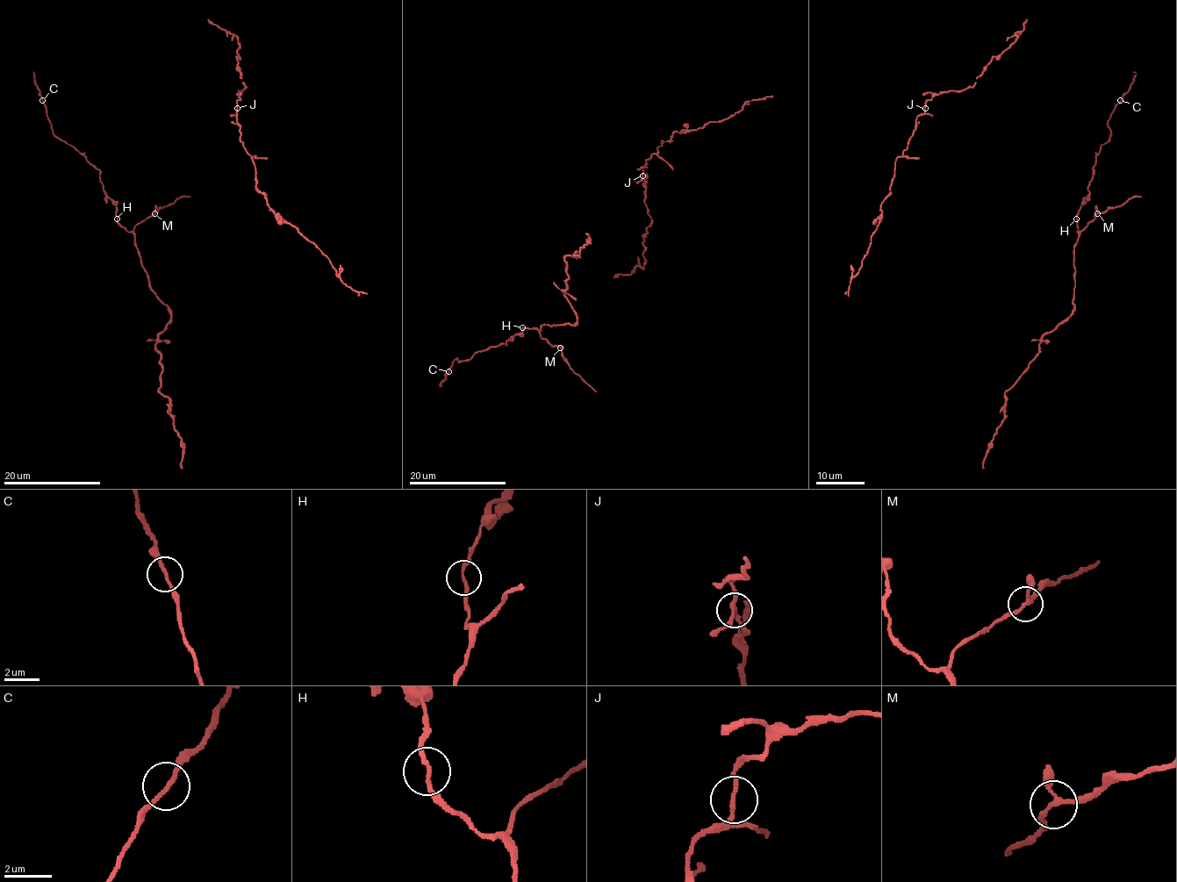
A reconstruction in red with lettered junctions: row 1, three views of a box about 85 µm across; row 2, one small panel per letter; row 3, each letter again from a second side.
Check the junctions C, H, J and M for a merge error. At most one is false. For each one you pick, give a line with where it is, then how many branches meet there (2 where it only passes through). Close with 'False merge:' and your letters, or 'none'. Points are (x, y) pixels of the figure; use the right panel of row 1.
False merge: none

